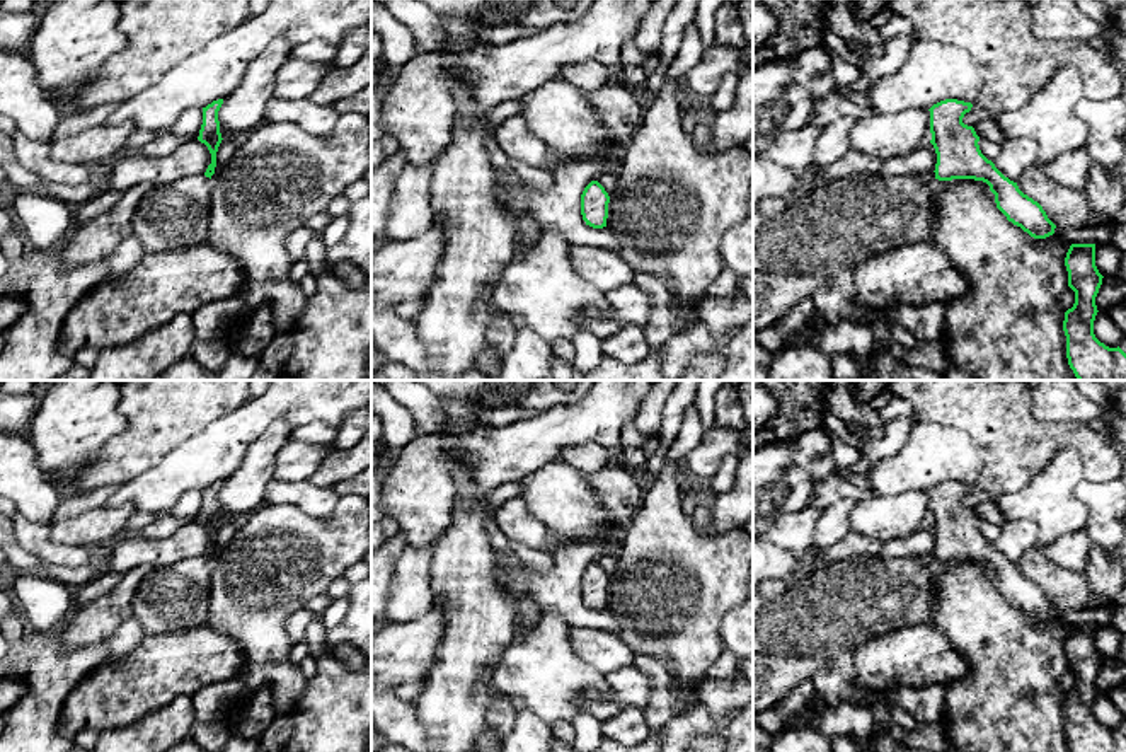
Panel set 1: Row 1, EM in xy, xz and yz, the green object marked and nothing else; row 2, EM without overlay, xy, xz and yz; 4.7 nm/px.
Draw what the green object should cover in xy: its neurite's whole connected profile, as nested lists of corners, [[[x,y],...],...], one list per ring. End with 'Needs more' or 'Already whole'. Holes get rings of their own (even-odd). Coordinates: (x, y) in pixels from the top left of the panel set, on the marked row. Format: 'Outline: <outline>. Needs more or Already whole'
Outline: [[[223,99],[213,101],[206,107],[203,107],[203,124],[199,130],[198,140],[204,143],[211,153],[211,164],[208,165],[204,176],[211,179],[216,167],[216,152],[221,143],[218,111],[223,104]]]. Already whole

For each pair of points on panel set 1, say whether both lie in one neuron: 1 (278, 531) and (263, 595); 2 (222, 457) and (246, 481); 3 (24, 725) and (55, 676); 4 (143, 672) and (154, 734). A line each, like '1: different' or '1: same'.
1: same
2: different
3: same
4: different

